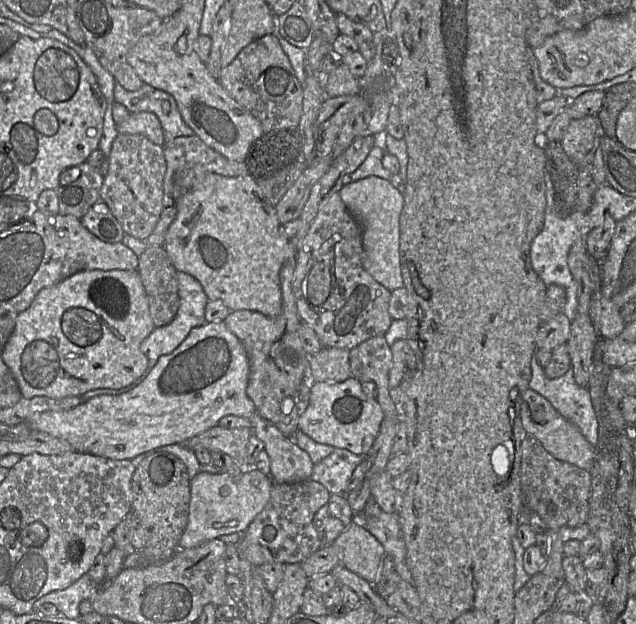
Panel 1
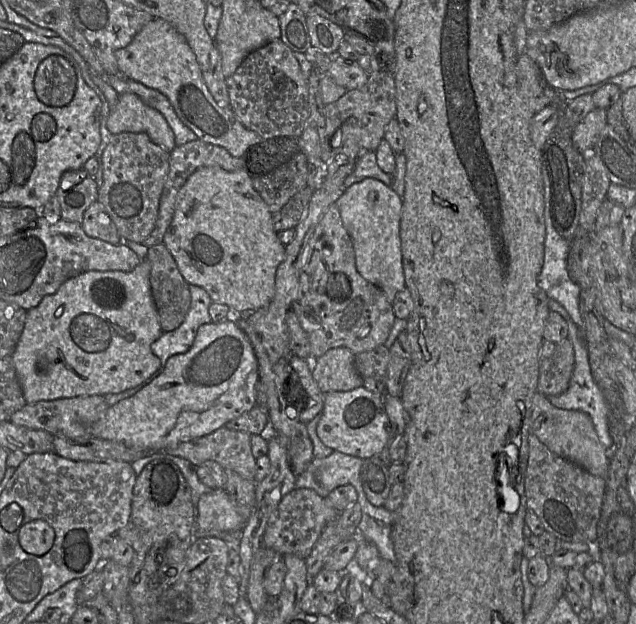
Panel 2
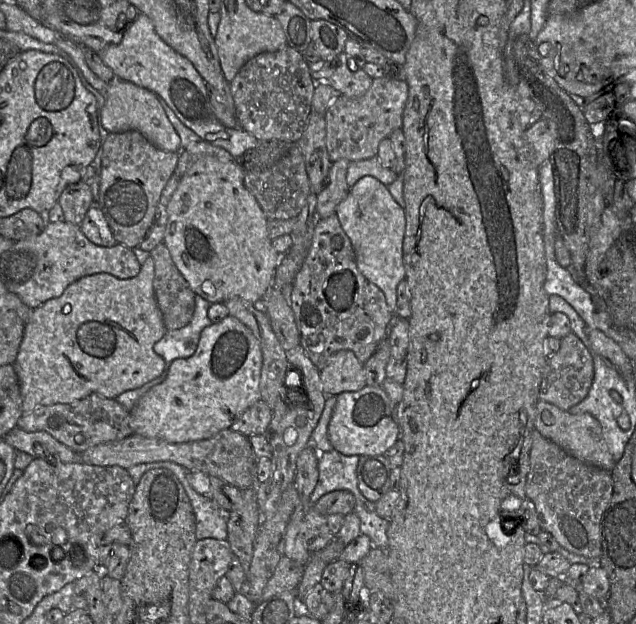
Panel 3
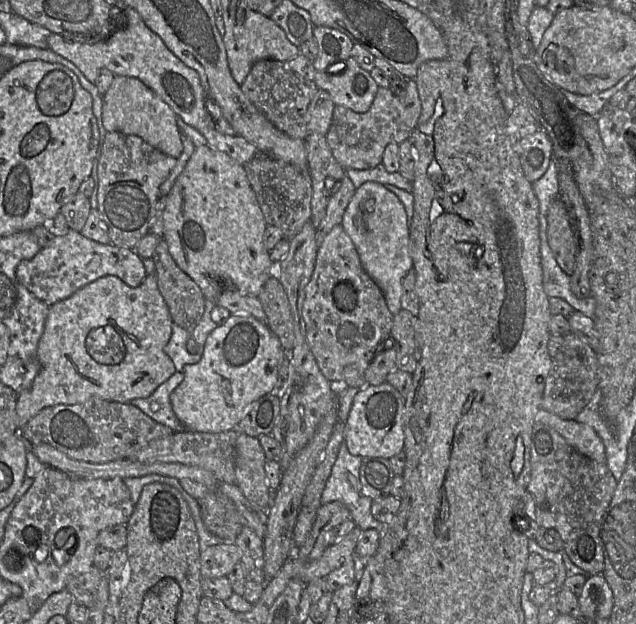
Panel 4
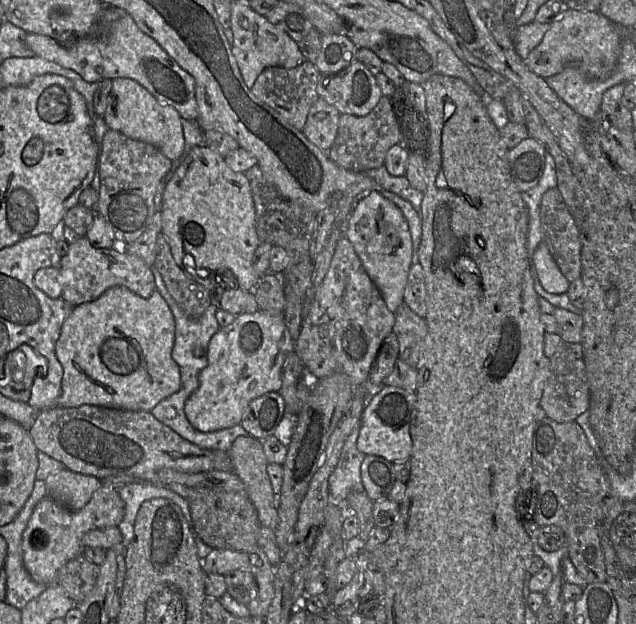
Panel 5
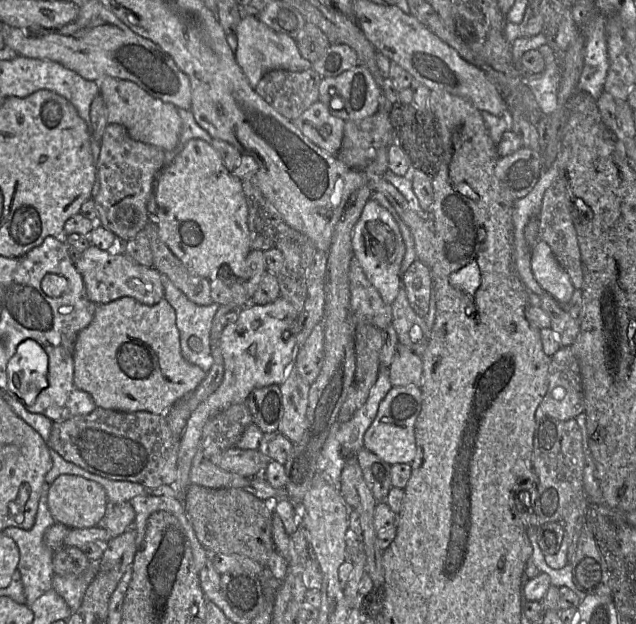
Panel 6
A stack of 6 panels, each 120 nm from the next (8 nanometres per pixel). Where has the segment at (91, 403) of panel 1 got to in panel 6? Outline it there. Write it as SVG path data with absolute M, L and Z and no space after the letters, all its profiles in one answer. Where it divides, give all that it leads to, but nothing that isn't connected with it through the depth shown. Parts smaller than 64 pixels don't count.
M282 296L275 301L257 305L252 302L239 310L236 322L224 326L220 335L220 349L224 361L224 375L218 388L191 413L180 438L177 458L177 479L173 486L184 504L190 483L190 470L197 452L205 423L228 407L246 402L250 393L260 387L281 385L296 355L297 318L299 312Z

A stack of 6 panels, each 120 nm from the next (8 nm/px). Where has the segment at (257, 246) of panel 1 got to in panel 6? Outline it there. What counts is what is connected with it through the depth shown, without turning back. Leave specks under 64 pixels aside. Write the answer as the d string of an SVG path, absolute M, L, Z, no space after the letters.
M191 139L185 144L184 148L179 153L177 153L176 148L165 152L164 164L162 168L157 172L156 178L157 189L155 193L155 200L157 204L157 212L155 217L152 217L151 221L154 221L157 224L159 235L162 241L168 246L173 254L179 258L187 270L192 274L211 280L211 278L216 276L220 277L220 274L217 275L218 269L227 270L227 268L224 268L223 266L229 266L227 271L230 269L234 274L233 277L244 277L246 258L251 251L251 238L248 228L248 207L242 188L242 180L227 170L224 163L222 162L220 155L212 147L212 145L201 139Z

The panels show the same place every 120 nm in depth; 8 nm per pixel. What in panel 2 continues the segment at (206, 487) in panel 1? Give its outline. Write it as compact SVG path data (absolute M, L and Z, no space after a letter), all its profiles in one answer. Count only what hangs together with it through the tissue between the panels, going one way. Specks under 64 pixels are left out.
M210 489L201 495L196 506L195 537L218 537L219 534L228 532L241 533L246 522L225 489Z

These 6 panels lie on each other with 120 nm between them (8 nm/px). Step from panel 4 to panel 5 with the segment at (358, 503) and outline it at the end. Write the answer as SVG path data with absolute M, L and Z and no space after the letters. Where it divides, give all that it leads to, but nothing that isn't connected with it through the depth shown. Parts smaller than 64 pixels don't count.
M357 424L346 439L339 461L329 477L329 493L331 501L345 504L352 491L365 491L361 478L361 463L365 454L357 449L360 424Z

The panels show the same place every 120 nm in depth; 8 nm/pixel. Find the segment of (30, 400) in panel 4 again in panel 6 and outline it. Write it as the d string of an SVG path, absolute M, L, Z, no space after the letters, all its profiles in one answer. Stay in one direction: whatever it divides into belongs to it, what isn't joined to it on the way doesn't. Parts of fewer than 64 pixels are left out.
M128 296L97 304L92 321L77 335L73 363L74 385L88 393L97 407L121 412L148 411L164 415L193 392L207 375L182 356L176 313L165 298L154 305L142 304Z

